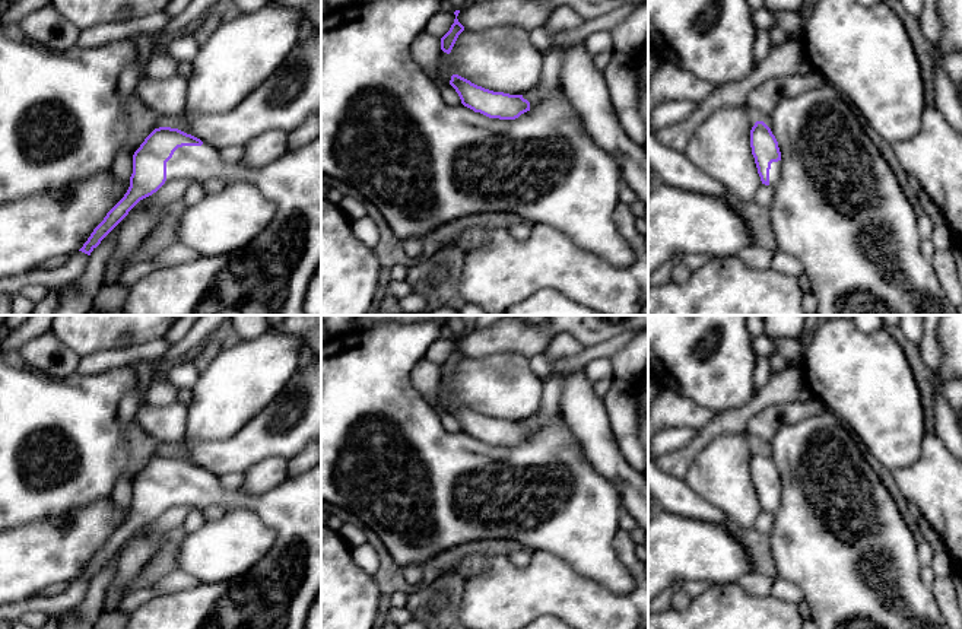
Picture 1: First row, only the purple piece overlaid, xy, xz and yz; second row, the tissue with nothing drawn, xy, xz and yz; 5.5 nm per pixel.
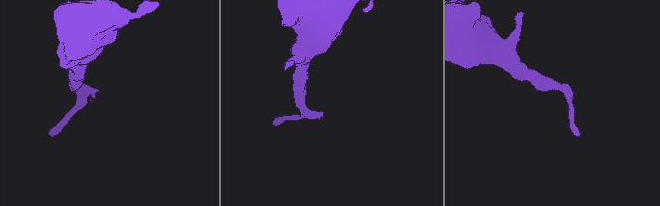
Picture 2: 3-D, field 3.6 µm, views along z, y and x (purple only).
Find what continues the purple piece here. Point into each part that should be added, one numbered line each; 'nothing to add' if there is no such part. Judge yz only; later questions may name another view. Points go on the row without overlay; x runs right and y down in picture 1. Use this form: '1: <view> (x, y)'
1: yz (775, 494)

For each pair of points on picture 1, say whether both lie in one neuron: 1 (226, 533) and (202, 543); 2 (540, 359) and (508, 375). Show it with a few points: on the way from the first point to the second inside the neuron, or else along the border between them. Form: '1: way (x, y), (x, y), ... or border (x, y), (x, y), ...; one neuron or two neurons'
1: way (221, 539), (216, 543), (208, 543); one neuron
2: border (527, 359), (529, 368), (542, 383); two neurons

